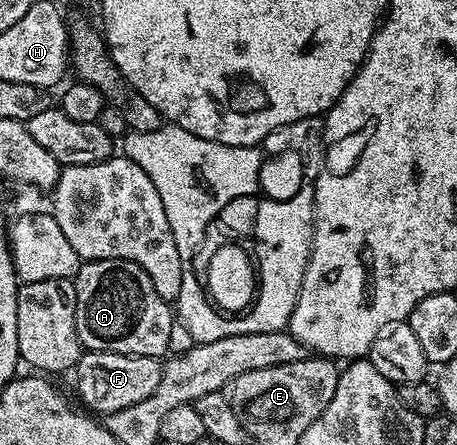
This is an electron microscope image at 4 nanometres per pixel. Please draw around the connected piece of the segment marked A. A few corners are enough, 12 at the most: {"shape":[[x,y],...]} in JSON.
{"shape":[[84,261],[80,344],[163,358],[174,309],[136,261]]}

